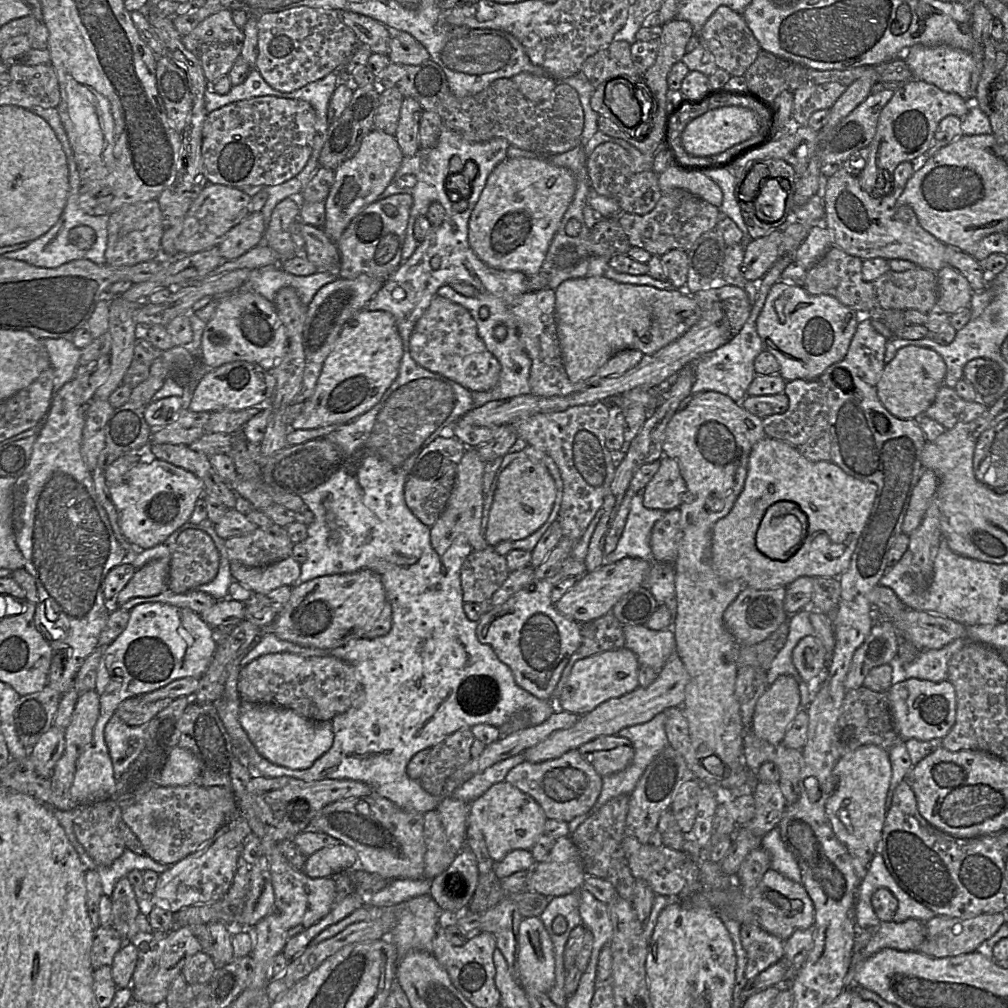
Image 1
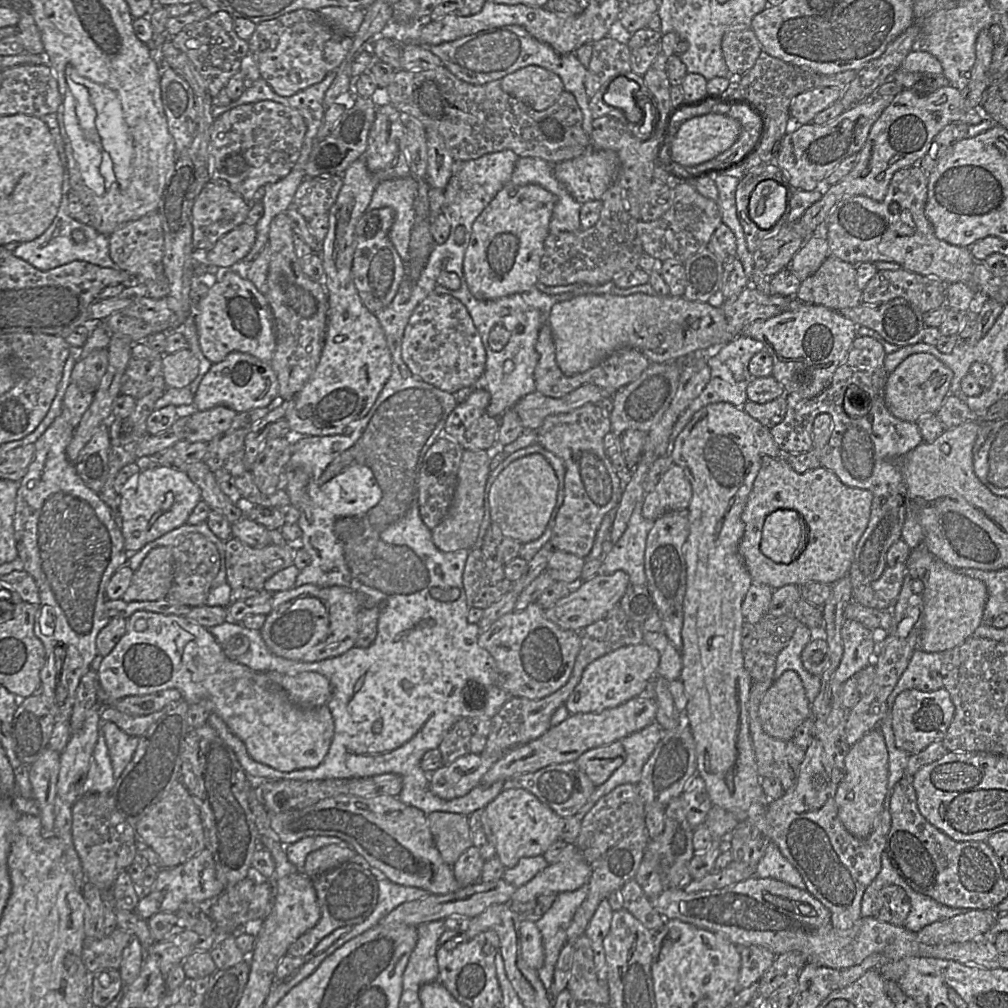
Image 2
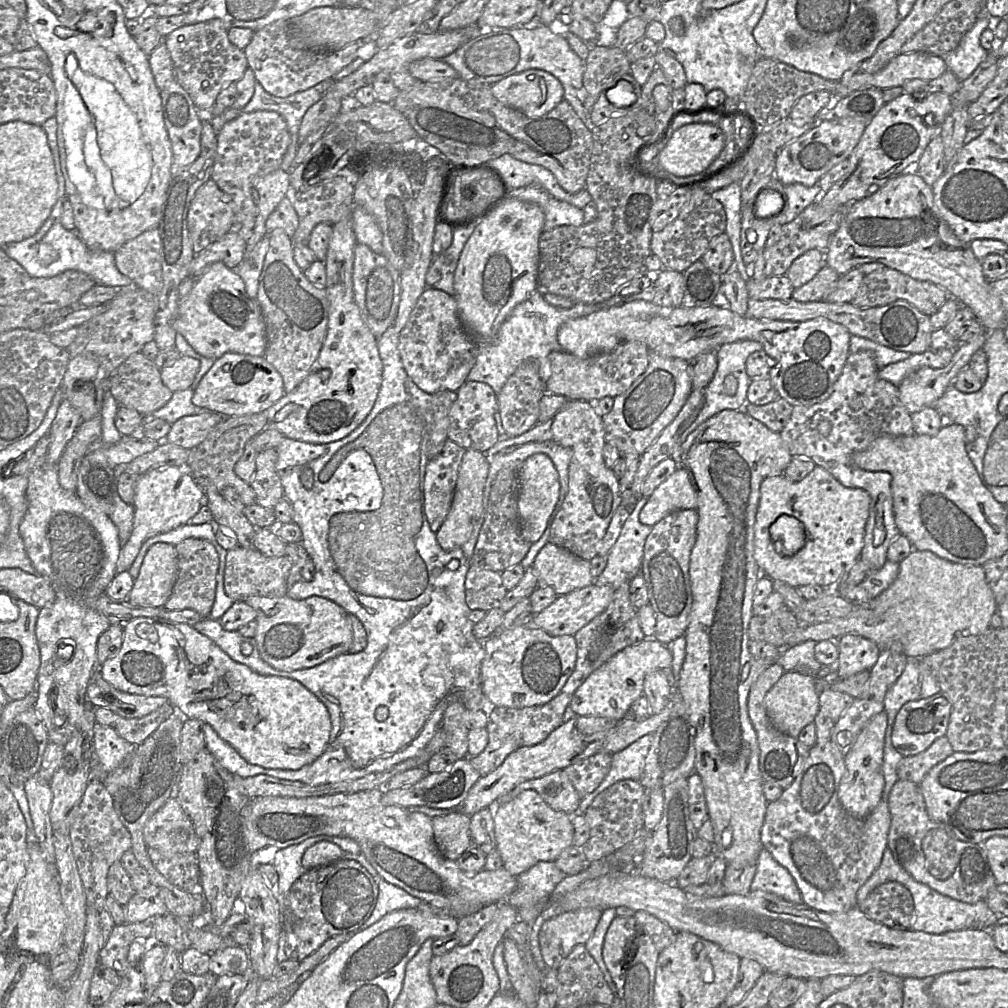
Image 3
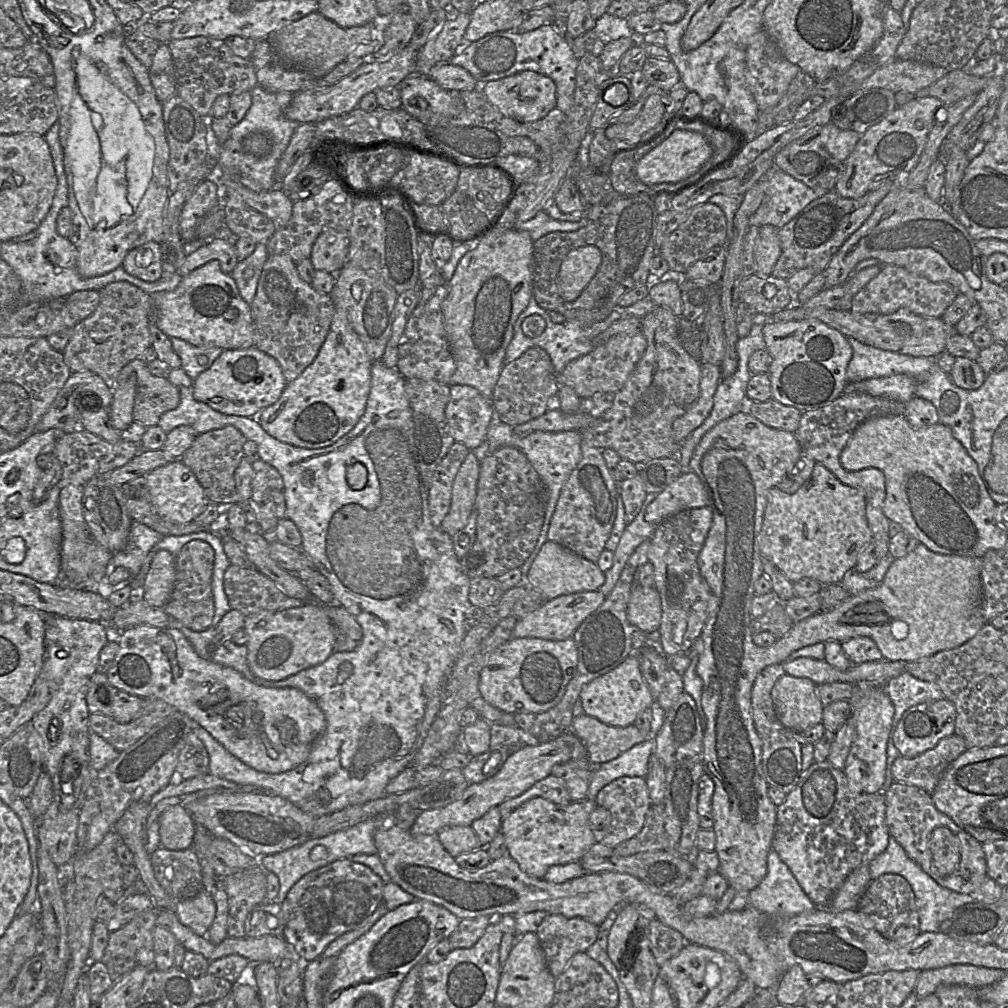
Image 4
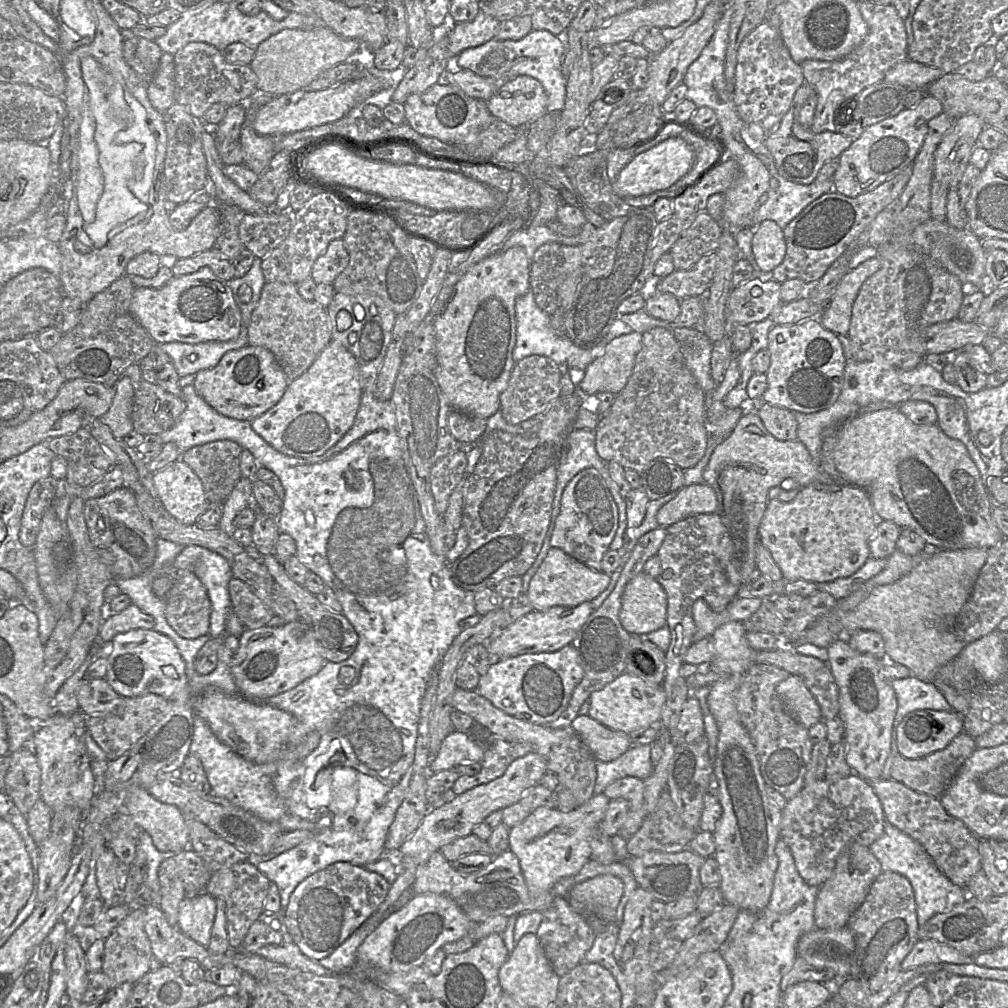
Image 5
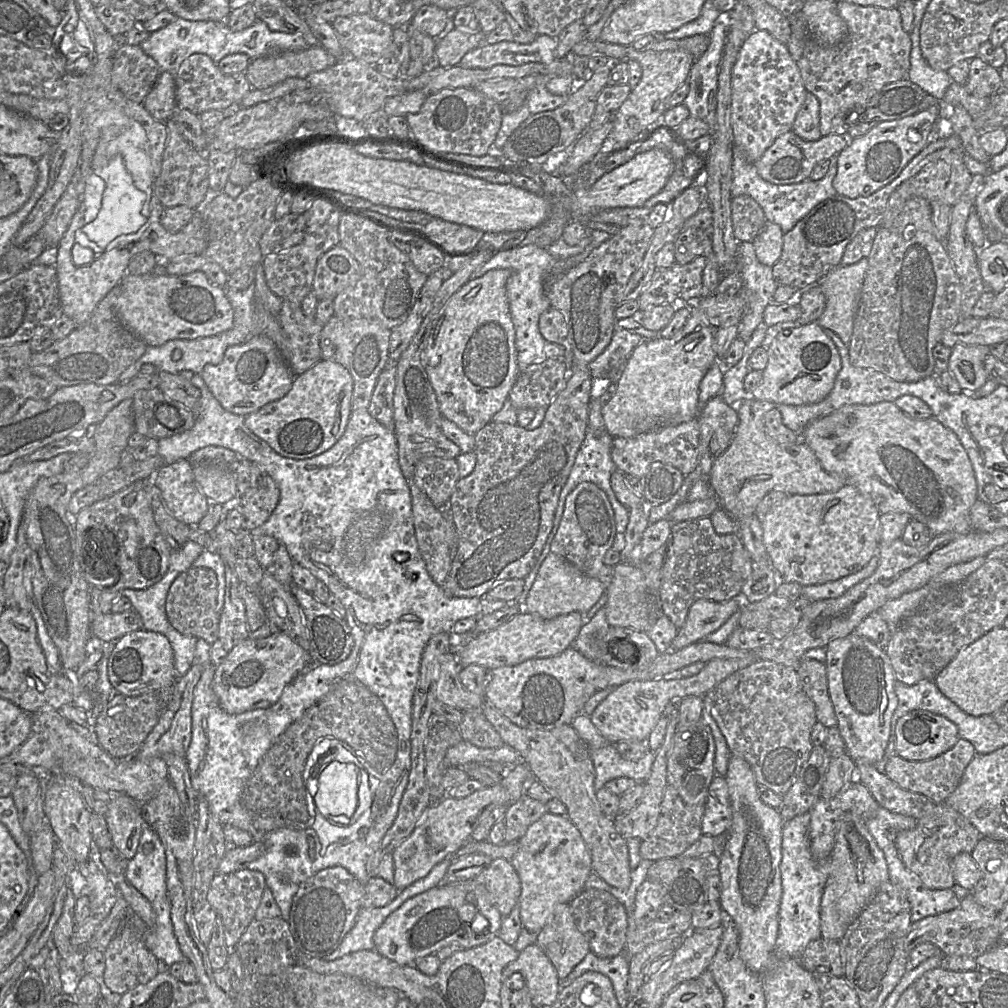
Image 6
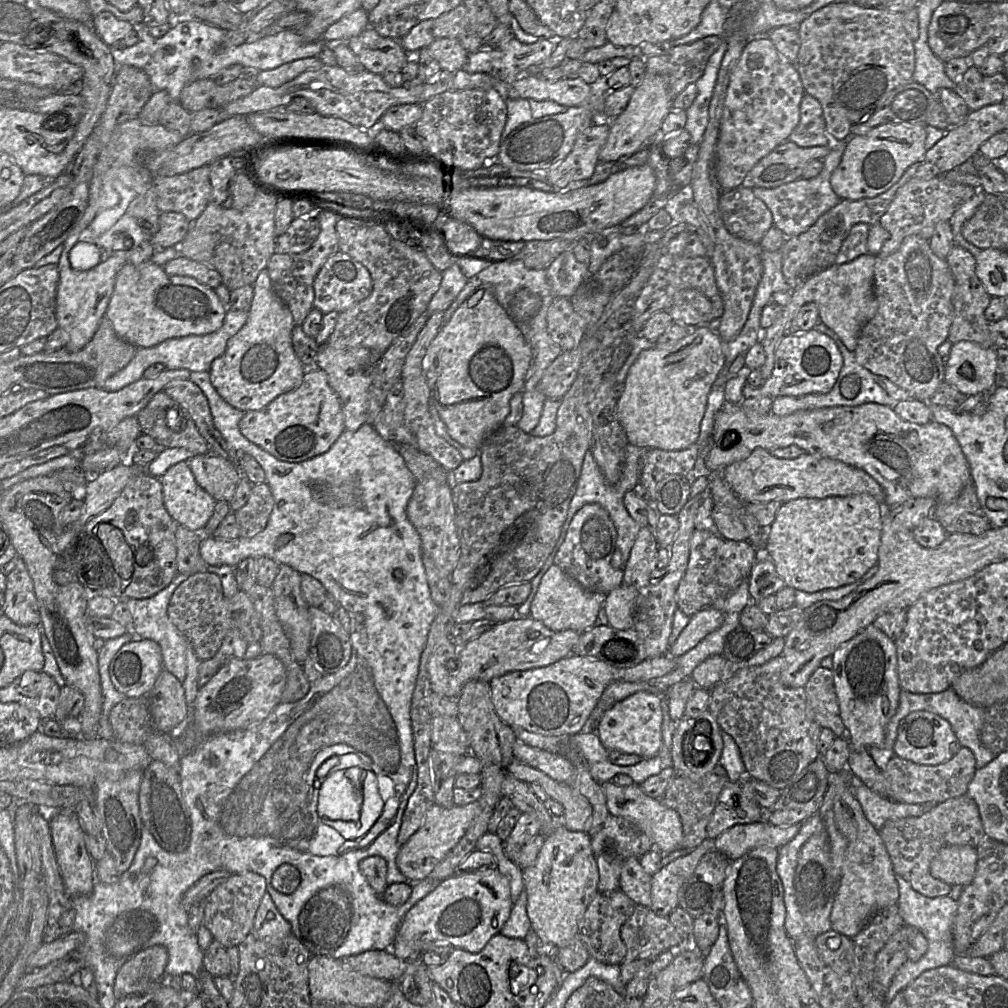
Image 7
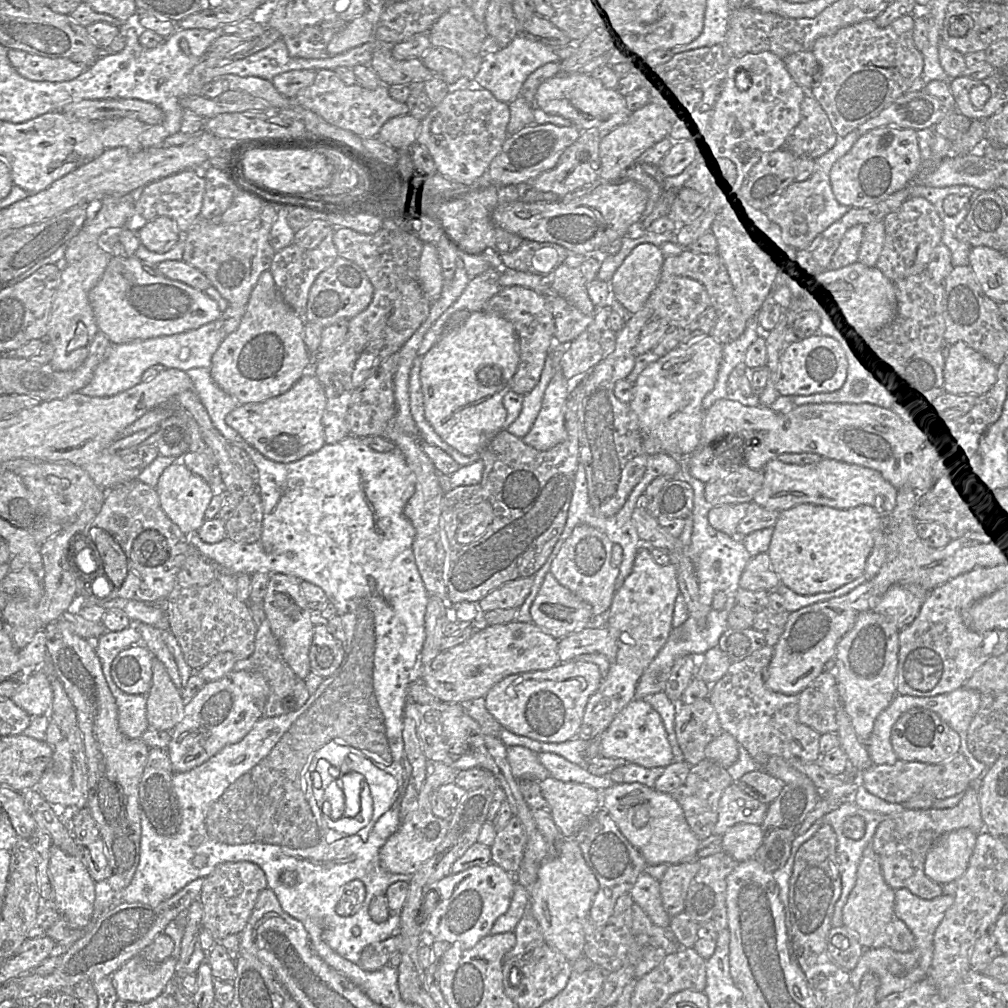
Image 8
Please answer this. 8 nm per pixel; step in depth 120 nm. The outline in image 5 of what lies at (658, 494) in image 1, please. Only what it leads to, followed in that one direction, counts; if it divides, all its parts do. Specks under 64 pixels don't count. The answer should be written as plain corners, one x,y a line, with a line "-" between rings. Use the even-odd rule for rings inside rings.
706,483
684,486
676,496
657,512
659,527
668,527
683,518
697,514
718,512
718,501
713,488

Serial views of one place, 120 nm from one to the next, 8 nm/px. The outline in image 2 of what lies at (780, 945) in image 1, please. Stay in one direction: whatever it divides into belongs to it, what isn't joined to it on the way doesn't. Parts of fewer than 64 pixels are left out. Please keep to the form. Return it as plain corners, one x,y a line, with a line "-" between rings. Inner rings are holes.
758,945
740,948
741,969
738,979
737,993
757,983
771,967
776,955

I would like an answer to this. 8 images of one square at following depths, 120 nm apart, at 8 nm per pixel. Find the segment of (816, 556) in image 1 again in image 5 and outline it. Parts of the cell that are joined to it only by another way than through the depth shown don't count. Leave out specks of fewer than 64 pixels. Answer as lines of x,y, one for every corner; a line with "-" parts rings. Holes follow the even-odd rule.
823,474
802,487
790,502
768,501
759,525
759,541
771,553
784,582
807,580
821,584
849,577
866,563
877,523
864,489

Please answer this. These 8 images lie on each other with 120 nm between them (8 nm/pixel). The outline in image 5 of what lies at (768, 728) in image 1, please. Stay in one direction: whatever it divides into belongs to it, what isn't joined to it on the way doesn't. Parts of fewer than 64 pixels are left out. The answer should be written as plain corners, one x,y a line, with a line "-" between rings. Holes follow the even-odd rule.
791,674
776,686
776,693
791,717
805,728
808,729
822,720
819,704
806,687
803,677

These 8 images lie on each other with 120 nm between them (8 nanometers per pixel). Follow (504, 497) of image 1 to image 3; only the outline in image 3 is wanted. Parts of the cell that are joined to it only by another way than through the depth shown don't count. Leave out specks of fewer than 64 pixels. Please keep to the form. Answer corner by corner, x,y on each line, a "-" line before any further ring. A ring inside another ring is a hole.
542,453
529,456
518,471
519,493
518,512
521,534
529,543
533,544
543,535
548,519
559,499
559,475
551,459

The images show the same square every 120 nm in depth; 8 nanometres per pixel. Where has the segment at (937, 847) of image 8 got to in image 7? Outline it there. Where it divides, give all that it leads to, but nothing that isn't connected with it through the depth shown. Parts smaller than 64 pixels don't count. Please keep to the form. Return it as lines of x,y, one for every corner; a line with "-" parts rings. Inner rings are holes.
949,845
941,848
930,863
931,875
950,886
966,886
976,872
977,850
971,845

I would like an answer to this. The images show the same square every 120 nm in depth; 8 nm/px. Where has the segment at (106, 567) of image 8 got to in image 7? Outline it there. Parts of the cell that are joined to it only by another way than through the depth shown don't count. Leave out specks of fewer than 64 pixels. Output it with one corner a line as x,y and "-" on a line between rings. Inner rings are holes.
100,523
97,541
104,547
115,573
123,580
123,585
129,584
134,570
134,557
122,532
109,523

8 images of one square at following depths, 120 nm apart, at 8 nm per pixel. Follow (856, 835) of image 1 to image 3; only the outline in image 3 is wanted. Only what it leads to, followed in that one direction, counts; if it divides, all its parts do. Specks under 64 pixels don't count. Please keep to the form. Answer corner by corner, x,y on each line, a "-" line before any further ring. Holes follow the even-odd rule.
883,710
862,729
850,751
845,755
845,773
841,779
838,798
842,807
856,818
870,814
882,800
885,787
883,760
887,714

